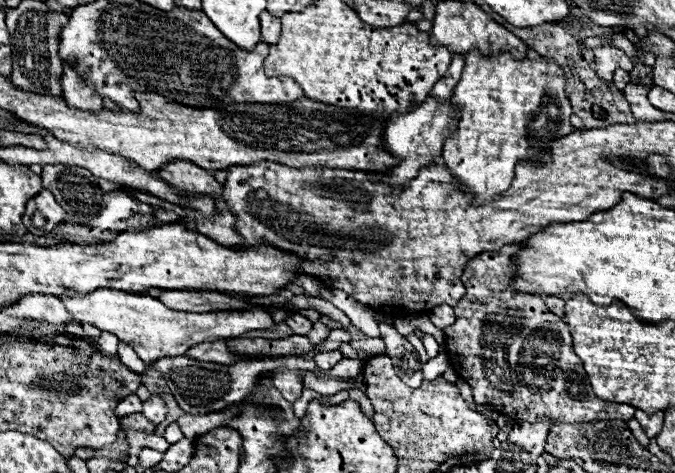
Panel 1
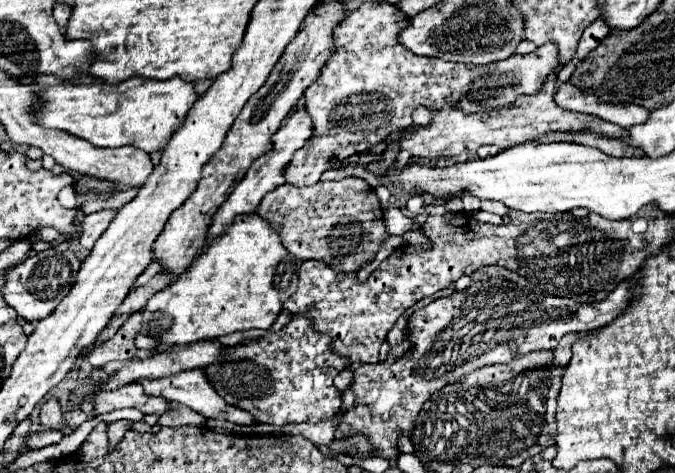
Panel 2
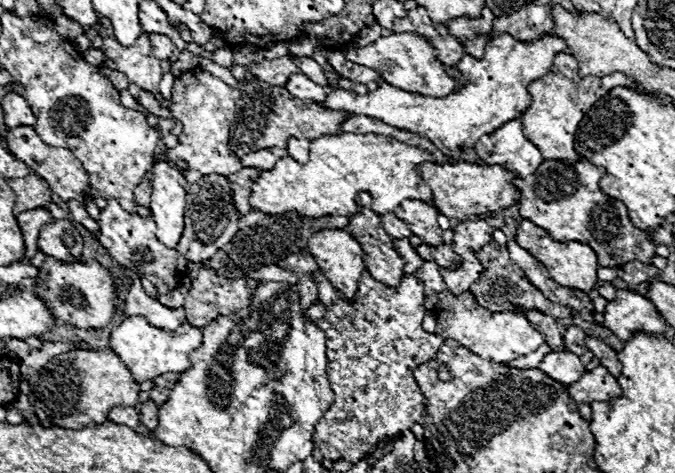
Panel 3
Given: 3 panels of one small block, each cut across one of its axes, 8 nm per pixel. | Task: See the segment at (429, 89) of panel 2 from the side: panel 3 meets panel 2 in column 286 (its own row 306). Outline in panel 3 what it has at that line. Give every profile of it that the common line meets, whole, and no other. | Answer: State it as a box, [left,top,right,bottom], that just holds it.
[158,290,184,308]

